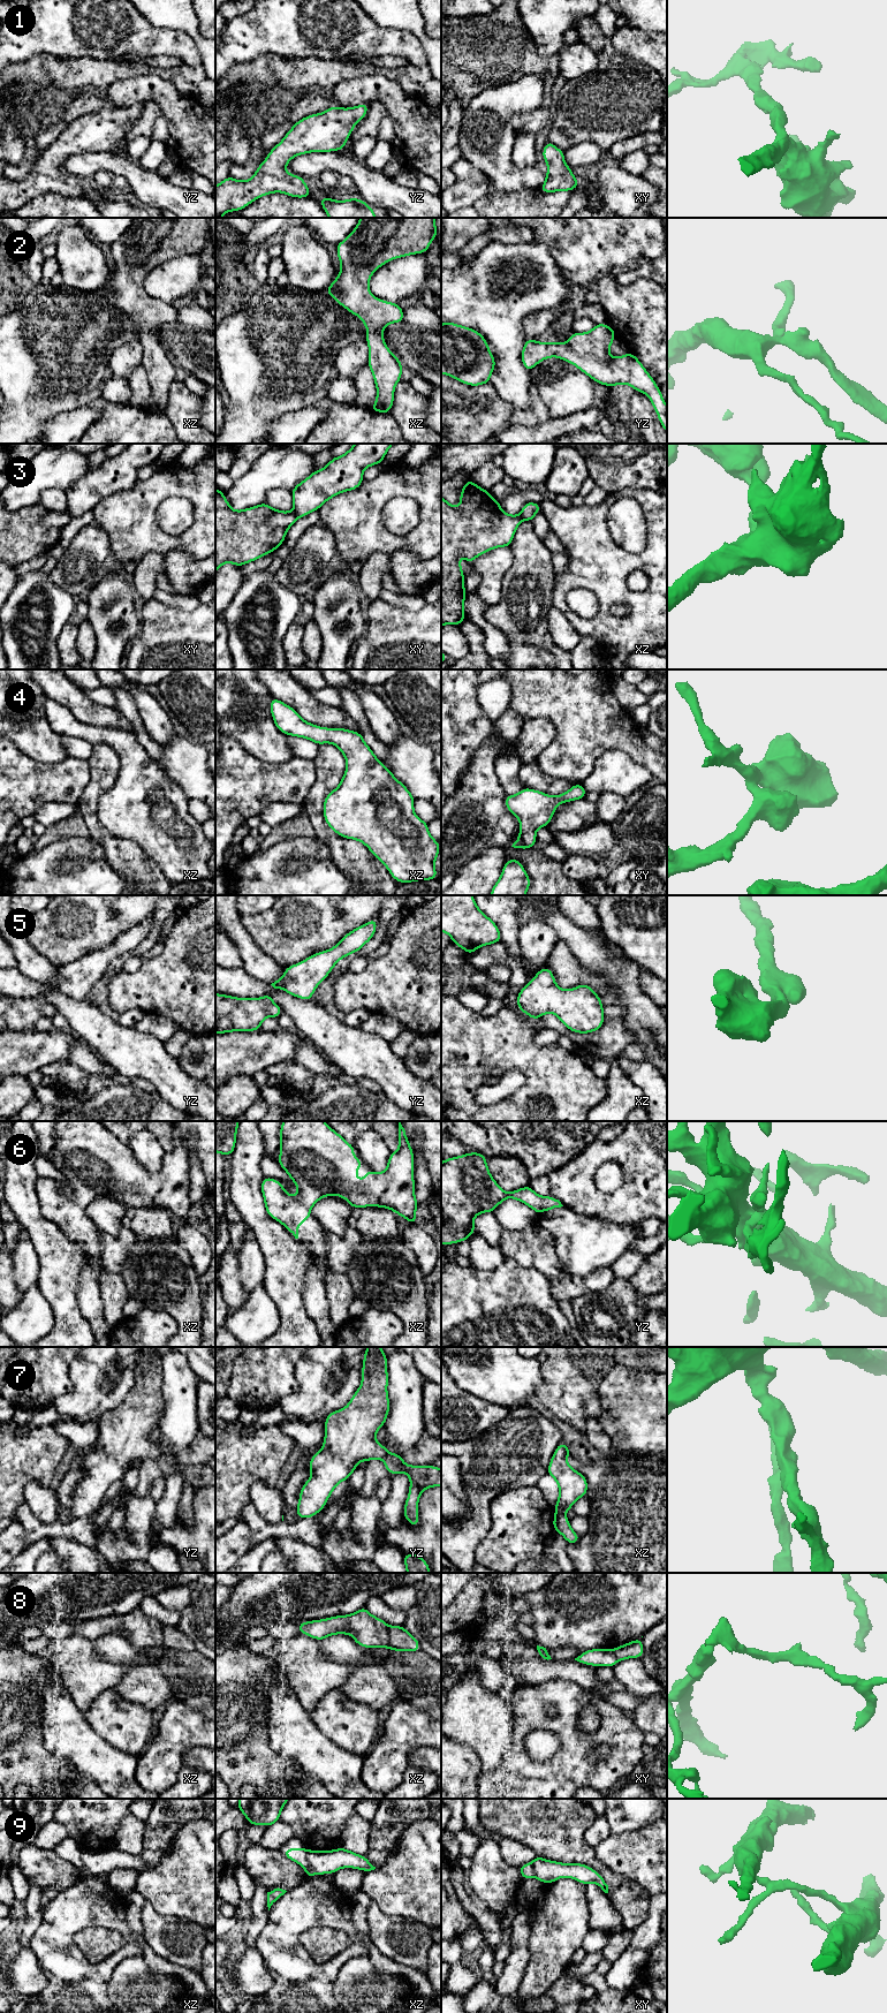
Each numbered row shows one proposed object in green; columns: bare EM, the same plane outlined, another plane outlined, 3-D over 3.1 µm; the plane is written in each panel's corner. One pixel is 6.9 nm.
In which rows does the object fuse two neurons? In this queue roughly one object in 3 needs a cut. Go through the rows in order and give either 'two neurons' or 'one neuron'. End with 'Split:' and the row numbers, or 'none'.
1: one neuron
2: one neuron
3: two neurons
4: one neuron
5: one neuron
6: one neuron
7: two neurons
8: two neurons
9: two neurons
Split: 3, 7, 8, 9

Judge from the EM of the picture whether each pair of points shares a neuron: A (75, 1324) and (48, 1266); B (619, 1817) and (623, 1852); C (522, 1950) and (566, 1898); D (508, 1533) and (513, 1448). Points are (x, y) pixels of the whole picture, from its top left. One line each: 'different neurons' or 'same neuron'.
A: same neuron
B: different neurons
C: different neurons
D: different neurons

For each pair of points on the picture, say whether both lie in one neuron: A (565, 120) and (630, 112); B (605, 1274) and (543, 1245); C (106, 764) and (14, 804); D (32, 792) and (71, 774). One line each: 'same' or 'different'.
A: same
B: same
C: different
D: same

